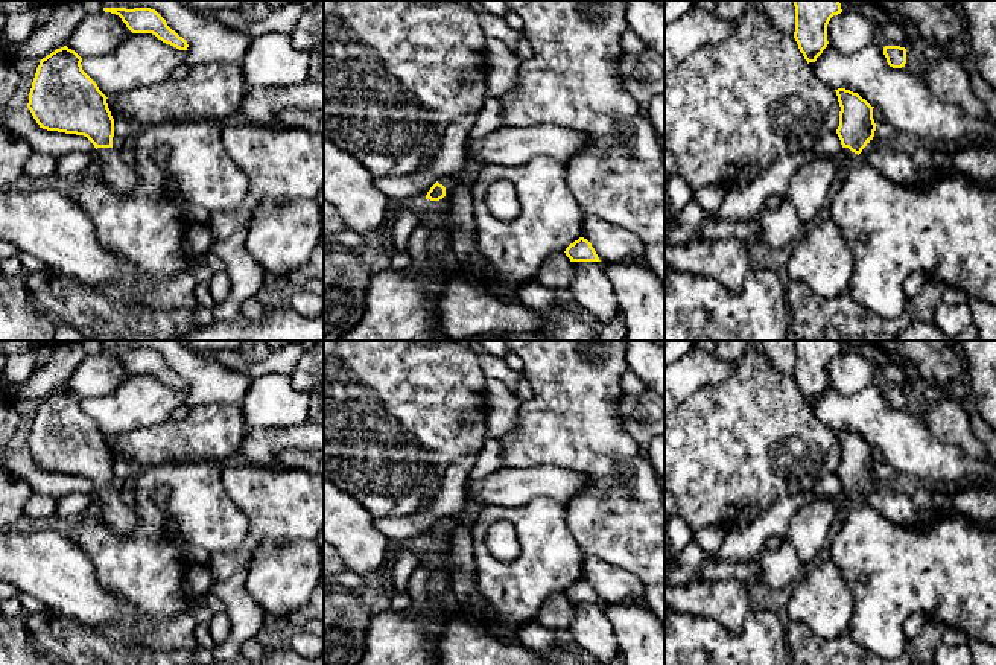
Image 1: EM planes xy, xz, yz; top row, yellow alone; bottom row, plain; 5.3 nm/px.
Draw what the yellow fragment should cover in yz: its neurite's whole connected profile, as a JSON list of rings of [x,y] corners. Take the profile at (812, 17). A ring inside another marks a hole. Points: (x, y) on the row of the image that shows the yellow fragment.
[[[794,0],[794,38],[804,59],[815,62],[827,47],[827,24],[833,15],[842,12],[839,0]]]

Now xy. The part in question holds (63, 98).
[[[67,46],[40,61],[27,108],[40,128],[87,137],[96,148],[97,167],[117,192],[131,195],[138,177],[113,146],[114,119],[106,96],[82,70],[82,58]]]

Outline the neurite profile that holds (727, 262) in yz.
[[[736,239],[665,243],[665,265],[681,274],[712,278],[733,294],[741,292],[753,269],[748,245]]]

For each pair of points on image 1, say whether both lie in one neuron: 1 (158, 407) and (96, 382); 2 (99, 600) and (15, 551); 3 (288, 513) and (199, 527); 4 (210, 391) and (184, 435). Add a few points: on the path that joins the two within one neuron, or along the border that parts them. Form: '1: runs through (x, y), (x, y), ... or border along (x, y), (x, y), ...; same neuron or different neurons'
1: border along (131, 373), (111, 391), (82, 399); different neurons
2: runs through (78, 594), (52, 568), (37, 563); same neuron
3: border along (225, 490), (247, 521), (247, 536), (231, 551); different neurons
4: border along (237, 400), (199, 404), (192, 408); different neurons

